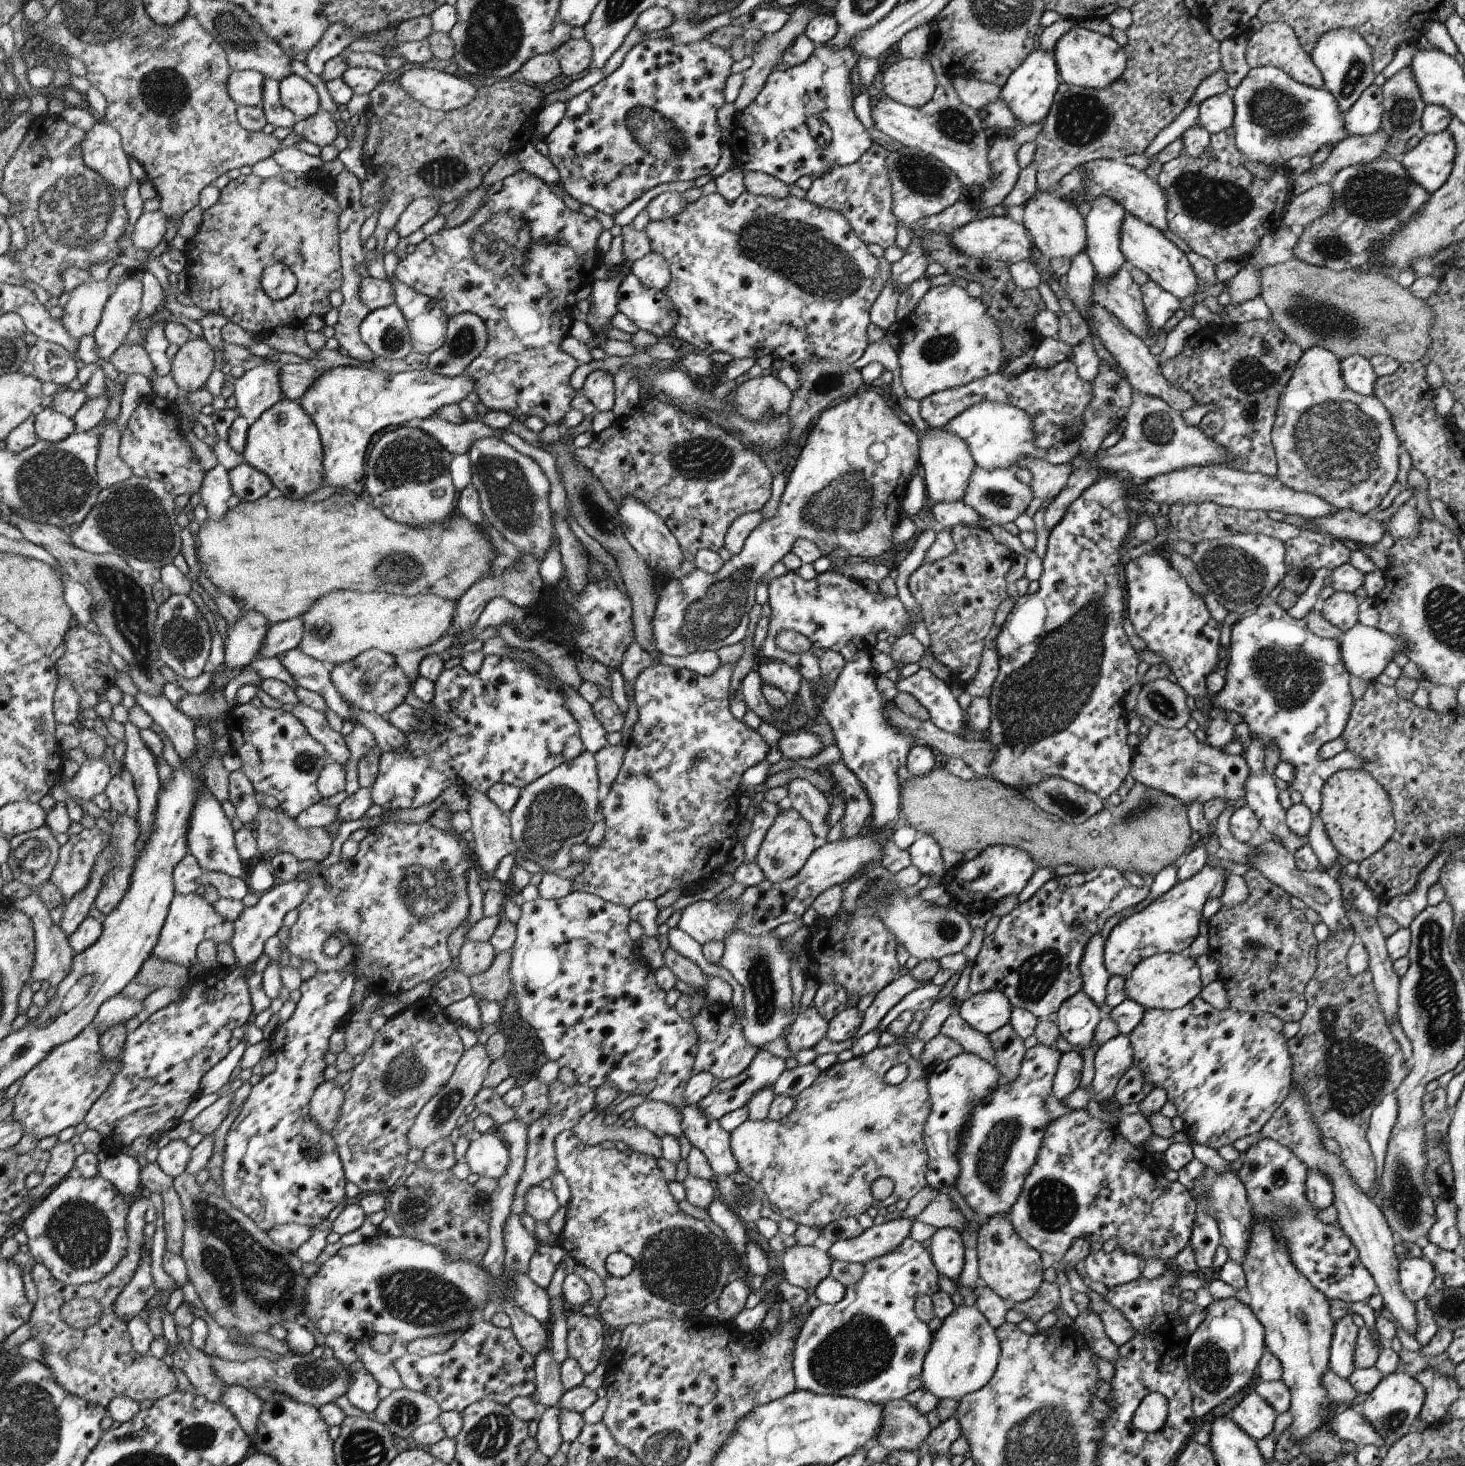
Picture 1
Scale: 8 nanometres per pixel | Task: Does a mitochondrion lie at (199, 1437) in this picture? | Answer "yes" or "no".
yes

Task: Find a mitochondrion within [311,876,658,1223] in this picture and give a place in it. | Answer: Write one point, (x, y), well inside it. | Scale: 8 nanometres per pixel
(409, 1068)

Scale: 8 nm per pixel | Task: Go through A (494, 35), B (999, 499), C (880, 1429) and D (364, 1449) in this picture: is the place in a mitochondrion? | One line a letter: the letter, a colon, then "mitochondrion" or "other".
A: mitochondrion
B: mitochondrion
C: other
D: mitochondrion

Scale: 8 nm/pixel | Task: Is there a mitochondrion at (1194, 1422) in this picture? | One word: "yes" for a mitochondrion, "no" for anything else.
no

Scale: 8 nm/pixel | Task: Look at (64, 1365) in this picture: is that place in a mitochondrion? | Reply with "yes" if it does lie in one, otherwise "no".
no

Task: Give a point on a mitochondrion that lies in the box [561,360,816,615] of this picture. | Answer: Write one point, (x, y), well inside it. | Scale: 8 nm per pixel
(703, 458)

